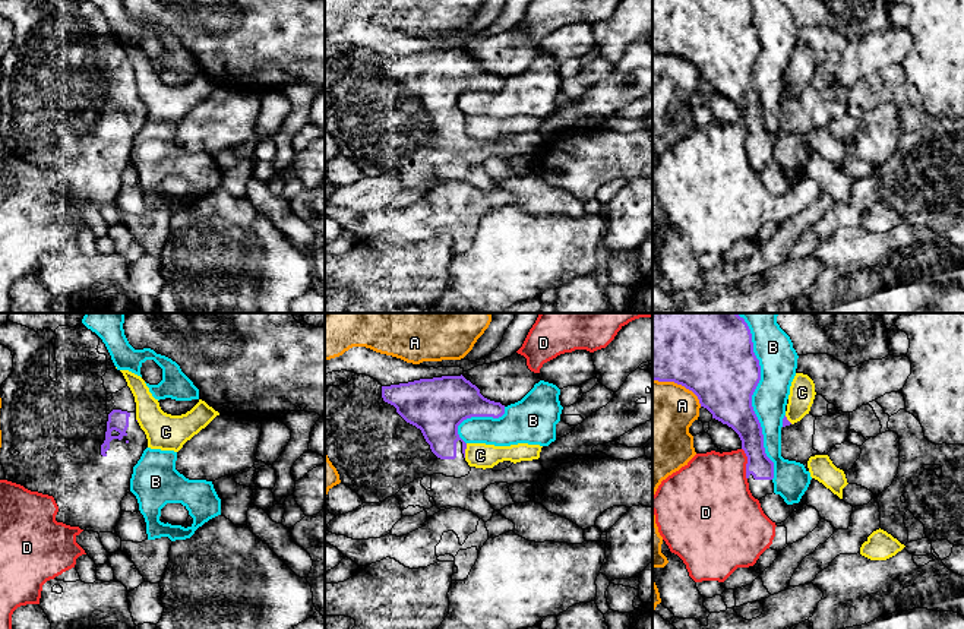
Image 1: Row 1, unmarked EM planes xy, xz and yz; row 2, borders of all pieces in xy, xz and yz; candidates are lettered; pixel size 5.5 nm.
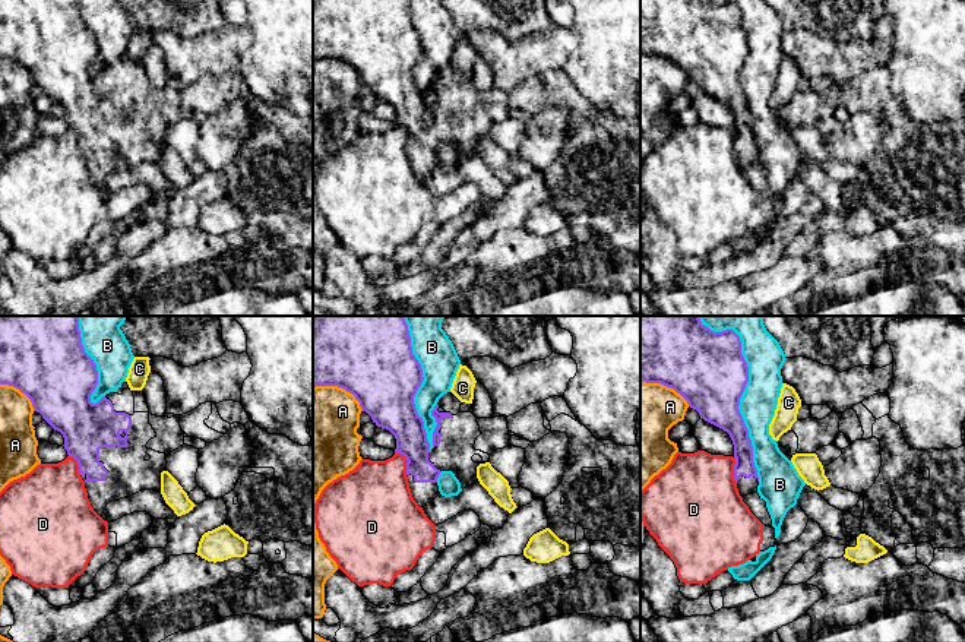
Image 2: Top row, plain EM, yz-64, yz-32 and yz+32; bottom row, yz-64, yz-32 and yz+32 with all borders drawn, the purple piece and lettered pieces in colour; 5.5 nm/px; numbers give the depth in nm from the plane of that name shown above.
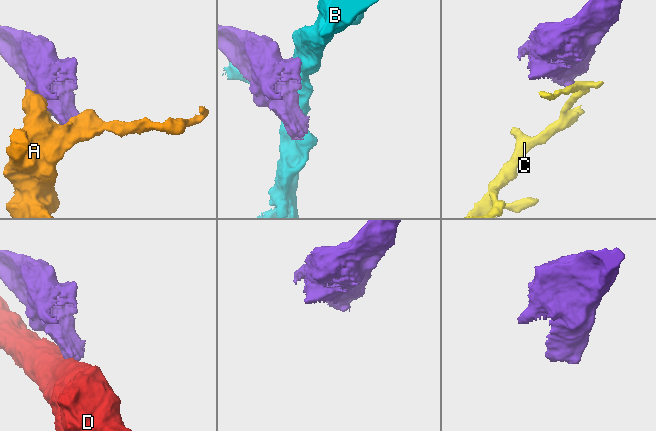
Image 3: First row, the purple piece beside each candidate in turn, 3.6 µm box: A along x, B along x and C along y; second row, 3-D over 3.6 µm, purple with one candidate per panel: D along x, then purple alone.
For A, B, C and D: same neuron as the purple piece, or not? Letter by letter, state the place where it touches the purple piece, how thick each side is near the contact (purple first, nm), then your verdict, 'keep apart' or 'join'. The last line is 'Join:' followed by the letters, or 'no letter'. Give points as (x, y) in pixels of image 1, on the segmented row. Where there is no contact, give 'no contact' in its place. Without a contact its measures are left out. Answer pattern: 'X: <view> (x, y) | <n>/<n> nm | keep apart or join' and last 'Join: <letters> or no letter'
A: yz (679, 383) | 500/420 nm | keep apart
B: yz (752, 394) | 420/200 nm | keep apart
C: xz (464, 451) | 260/140 nm | keep apart
D: yz (746, 464) | 160/420 nm | keep apart
Join: no letter

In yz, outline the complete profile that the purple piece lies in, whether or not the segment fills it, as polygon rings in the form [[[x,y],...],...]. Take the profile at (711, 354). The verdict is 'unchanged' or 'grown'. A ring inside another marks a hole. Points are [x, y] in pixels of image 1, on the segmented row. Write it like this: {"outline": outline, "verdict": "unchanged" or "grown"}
{"outline": [[[652,313],[652,380],[674,382],[692,391],[712,418],[731,427],[748,456],[746,478],[755,499],[774,493],[774,462],[767,456],[752,395],[761,380],[752,334],[737,313]]], "verdict": "grown"}

